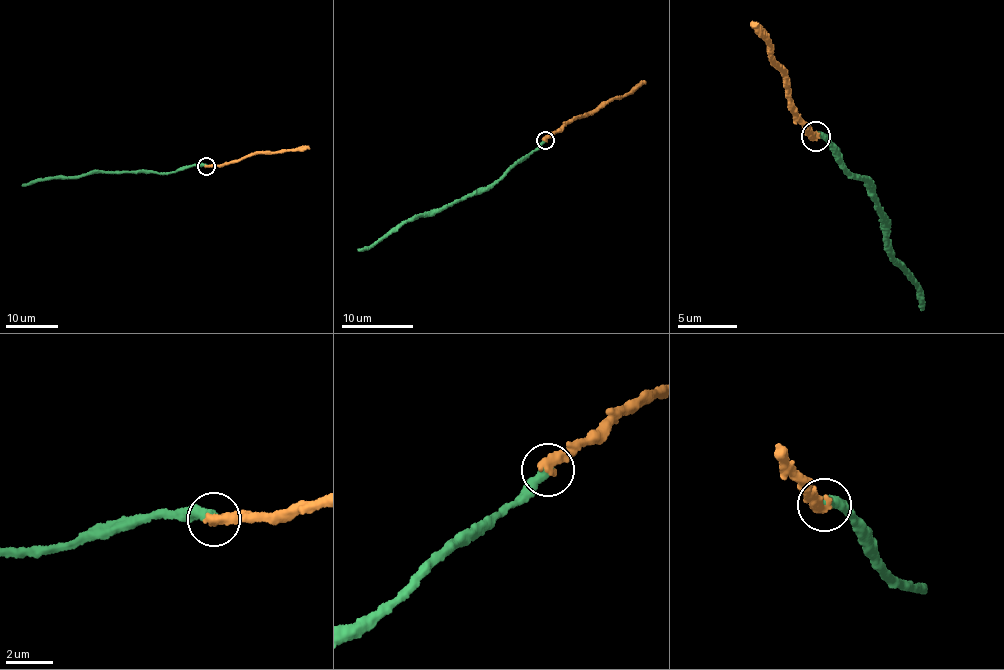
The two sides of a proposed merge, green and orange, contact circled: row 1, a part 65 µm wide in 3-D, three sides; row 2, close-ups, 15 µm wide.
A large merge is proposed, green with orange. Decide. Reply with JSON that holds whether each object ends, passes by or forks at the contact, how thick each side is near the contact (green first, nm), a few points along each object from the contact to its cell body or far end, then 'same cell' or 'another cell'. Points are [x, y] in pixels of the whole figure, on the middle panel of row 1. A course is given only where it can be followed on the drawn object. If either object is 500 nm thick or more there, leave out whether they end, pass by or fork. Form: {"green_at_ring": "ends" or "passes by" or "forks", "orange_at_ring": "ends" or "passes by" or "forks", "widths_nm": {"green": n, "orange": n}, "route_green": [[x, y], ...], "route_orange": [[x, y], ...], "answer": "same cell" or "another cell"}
{"green_at_ring": "ends", "orange_at_ring": "ends", "widths_nm": {"green": 400, "orange": 480}, "route_green": [[544, 140], [486, 187], [433, 213], [416, 214], [358, 250]], "route_orange": [[546, 140], [568, 122], [629, 94], [645, 81]], "answer": "same cell"}

